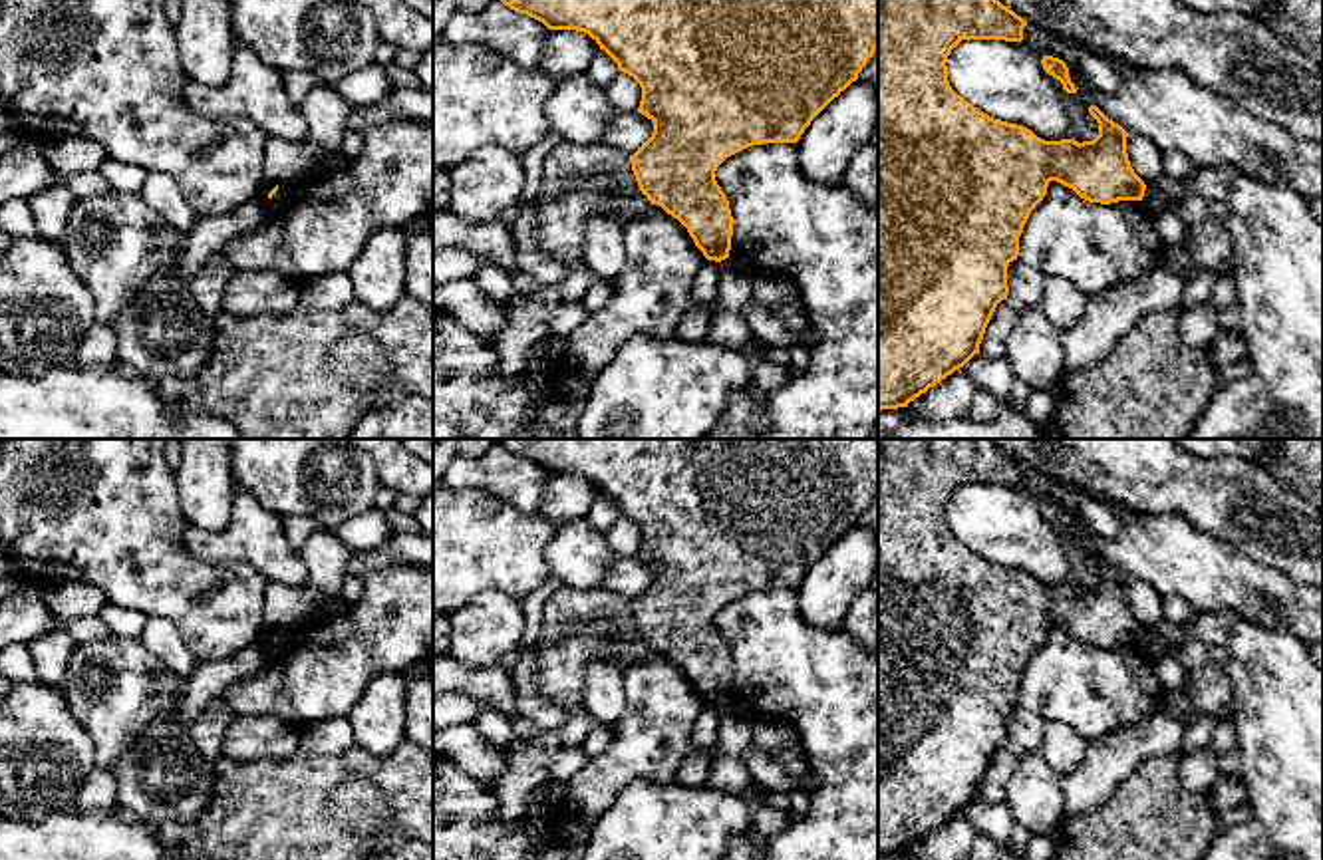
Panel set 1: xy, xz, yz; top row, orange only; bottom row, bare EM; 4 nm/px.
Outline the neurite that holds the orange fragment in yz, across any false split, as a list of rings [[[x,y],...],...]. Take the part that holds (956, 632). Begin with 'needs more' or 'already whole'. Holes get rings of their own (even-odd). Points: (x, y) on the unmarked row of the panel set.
already whole; [[[878,439],[878,856],[908,852],[910,846],[979,798],[985,773],[997,749],[1009,739],[1007,711],[1019,701],[1023,671],[1031,655],[1047,640],[1051,626],[1073,634],[1089,647],[1110,649],[1118,645],[1142,645],[1144,642],[1146,630],[1134,618],[1126,600],[1128,578],[1097,550],[1089,552],[1089,558],[1099,568],[1099,580],[1093,586],[1045,586],[1023,570],[989,562],[952,534],[946,506],[961,485],[1021,487],[1025,471],[1027,467],[995,445],[993,439]]]

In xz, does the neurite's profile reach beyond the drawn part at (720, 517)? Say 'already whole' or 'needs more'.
already whole

